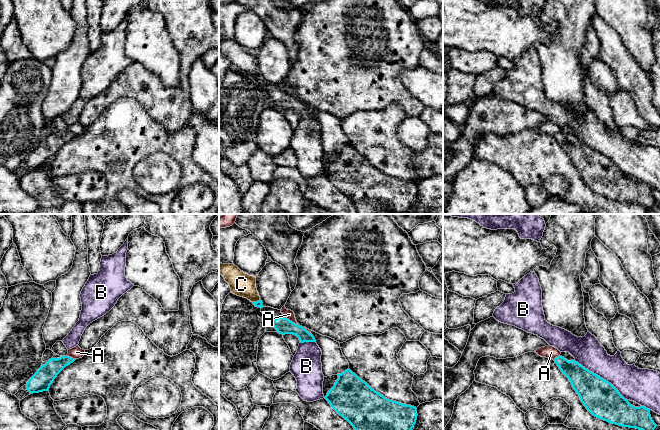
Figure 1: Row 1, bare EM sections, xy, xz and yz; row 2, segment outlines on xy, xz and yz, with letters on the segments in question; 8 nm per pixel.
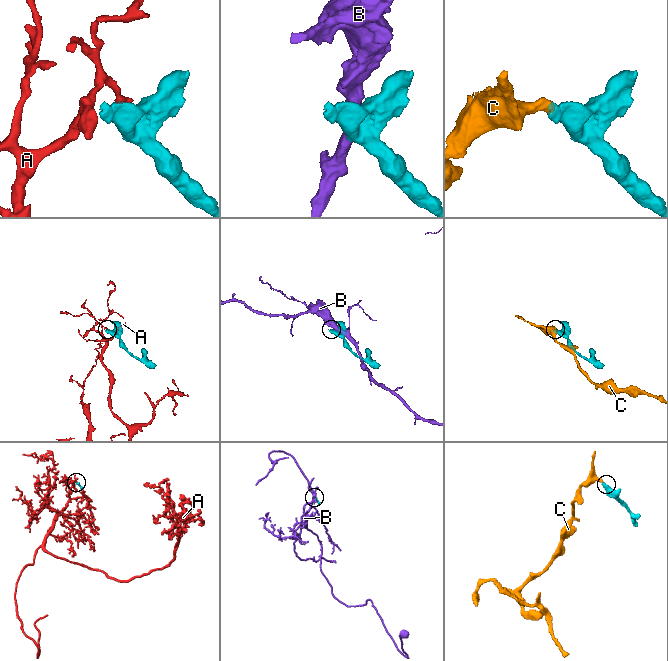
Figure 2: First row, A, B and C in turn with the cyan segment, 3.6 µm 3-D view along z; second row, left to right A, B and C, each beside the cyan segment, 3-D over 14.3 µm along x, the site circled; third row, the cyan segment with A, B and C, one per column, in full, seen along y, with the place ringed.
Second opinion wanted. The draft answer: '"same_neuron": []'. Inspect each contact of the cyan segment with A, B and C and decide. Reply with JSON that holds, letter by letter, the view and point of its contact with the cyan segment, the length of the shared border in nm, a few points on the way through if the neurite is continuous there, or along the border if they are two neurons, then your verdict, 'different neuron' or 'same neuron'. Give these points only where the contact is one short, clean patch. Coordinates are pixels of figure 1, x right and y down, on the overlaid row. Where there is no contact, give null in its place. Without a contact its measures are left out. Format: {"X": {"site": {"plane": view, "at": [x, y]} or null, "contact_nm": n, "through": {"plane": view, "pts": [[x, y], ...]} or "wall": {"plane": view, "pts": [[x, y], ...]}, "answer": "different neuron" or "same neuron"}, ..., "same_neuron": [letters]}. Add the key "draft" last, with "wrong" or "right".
{"A": {"site": {"plane": "xz", "at": [291, 321]}, "contact_nm": 120, "wall": {"plane": "xz", "pts": [[286, 317], [298, 325]]}, "answer": "different neuron"}, "B": {"site": {"plane": "yz", "at": [600, 377]}, "contact_nm": 550, "answer": "different neuron"}, "C": {"site": {"plane": "xz", "at": [257, 301]}, "contact_nm": 70, "through": {"plane": "xz", "pts": [[259, 303], [257, 301], [241, 284]]}, "answer": "same neuron"}, "same_neuron": ["C"], "draft": "wrong"}

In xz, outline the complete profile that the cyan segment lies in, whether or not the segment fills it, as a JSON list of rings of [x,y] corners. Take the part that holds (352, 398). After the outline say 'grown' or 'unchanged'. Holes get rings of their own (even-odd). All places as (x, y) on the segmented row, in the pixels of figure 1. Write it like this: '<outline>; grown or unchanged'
[[[350,369],[337,375],[338,379],[324,398],[354,430],[412,430],[418,416],[416,407],[385,398]]]; unchanged

